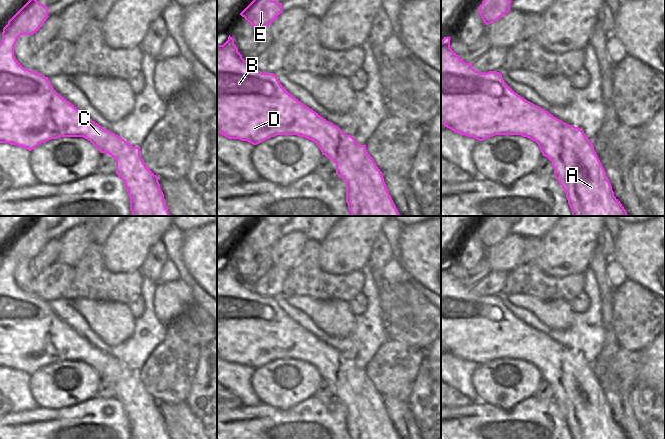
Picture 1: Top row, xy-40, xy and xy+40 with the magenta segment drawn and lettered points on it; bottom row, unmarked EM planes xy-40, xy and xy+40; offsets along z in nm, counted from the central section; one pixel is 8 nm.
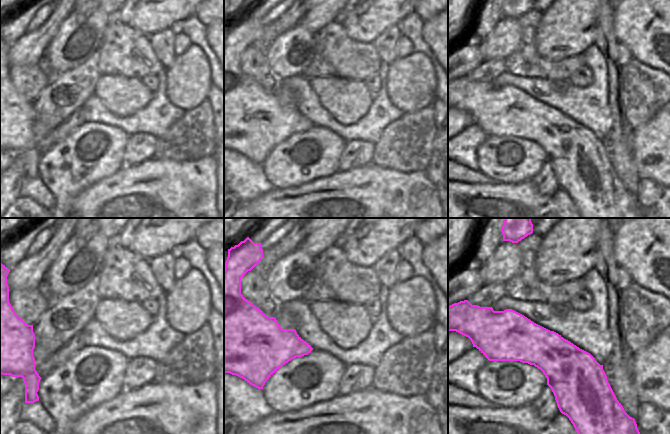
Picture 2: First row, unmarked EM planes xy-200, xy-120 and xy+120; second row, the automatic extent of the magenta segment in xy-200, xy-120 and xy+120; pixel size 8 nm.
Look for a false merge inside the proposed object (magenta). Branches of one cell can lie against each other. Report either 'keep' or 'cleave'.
keep

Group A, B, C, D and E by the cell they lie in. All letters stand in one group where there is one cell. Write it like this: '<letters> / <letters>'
A B C D E

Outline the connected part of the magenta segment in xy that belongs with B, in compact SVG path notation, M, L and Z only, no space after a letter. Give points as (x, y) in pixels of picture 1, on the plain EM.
M229 259L223 269L217 269L217 357L229 362L257 369L277 359L297 359L313 365L336 388L336 398L346 406L346 426L351 439L400 439L384 406L382 396L372 381L351 360L321 341L293 321L273 297L263 297L242 282L234 263Z

